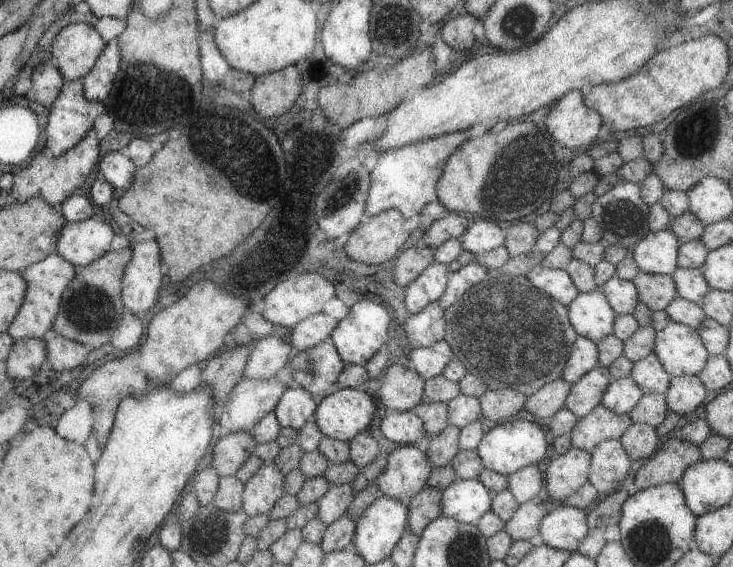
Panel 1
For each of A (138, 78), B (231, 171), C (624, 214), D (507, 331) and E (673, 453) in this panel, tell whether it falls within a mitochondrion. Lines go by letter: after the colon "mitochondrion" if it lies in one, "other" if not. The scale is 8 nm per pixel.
A: mitochondrion
B: mitochondrion
C: mitochondrion
D: mitochondrion
E: other

